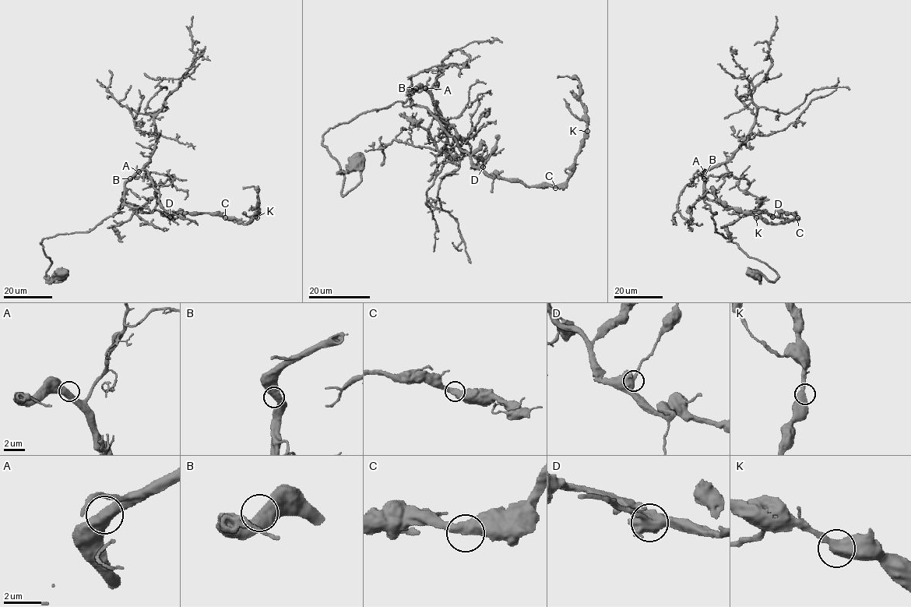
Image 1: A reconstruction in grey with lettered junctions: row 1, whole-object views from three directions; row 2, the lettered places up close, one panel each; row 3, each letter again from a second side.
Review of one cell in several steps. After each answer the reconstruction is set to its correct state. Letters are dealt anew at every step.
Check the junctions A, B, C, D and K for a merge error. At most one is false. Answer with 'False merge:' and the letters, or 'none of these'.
False merge: none of these

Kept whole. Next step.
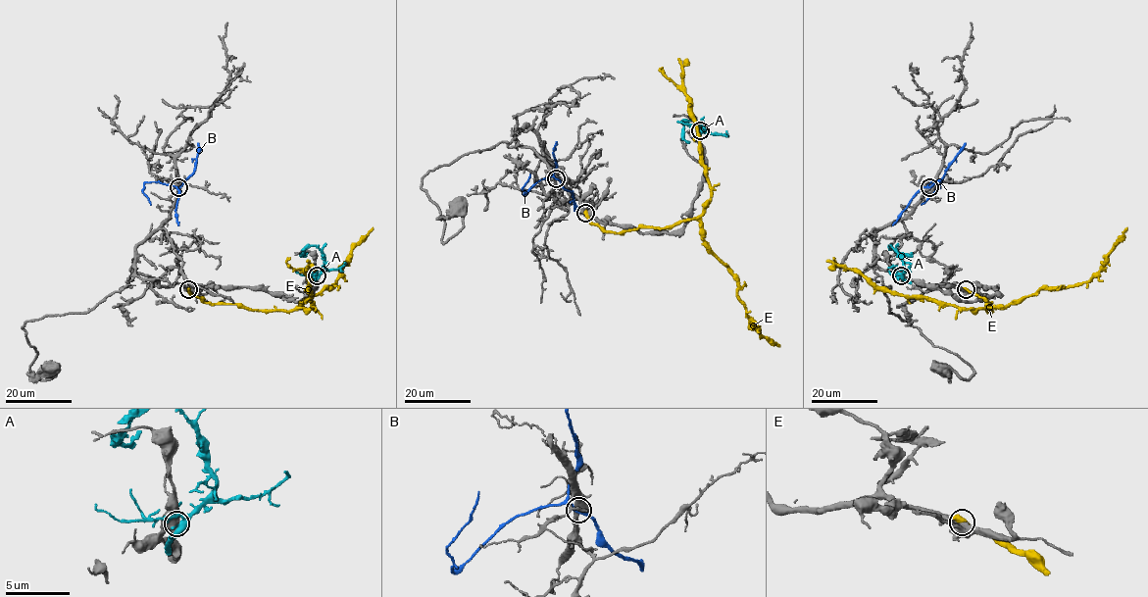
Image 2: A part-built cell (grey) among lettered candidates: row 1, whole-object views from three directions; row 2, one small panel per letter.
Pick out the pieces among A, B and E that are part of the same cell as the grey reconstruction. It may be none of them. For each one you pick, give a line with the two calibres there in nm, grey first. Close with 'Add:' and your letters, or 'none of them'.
Add: none of them

